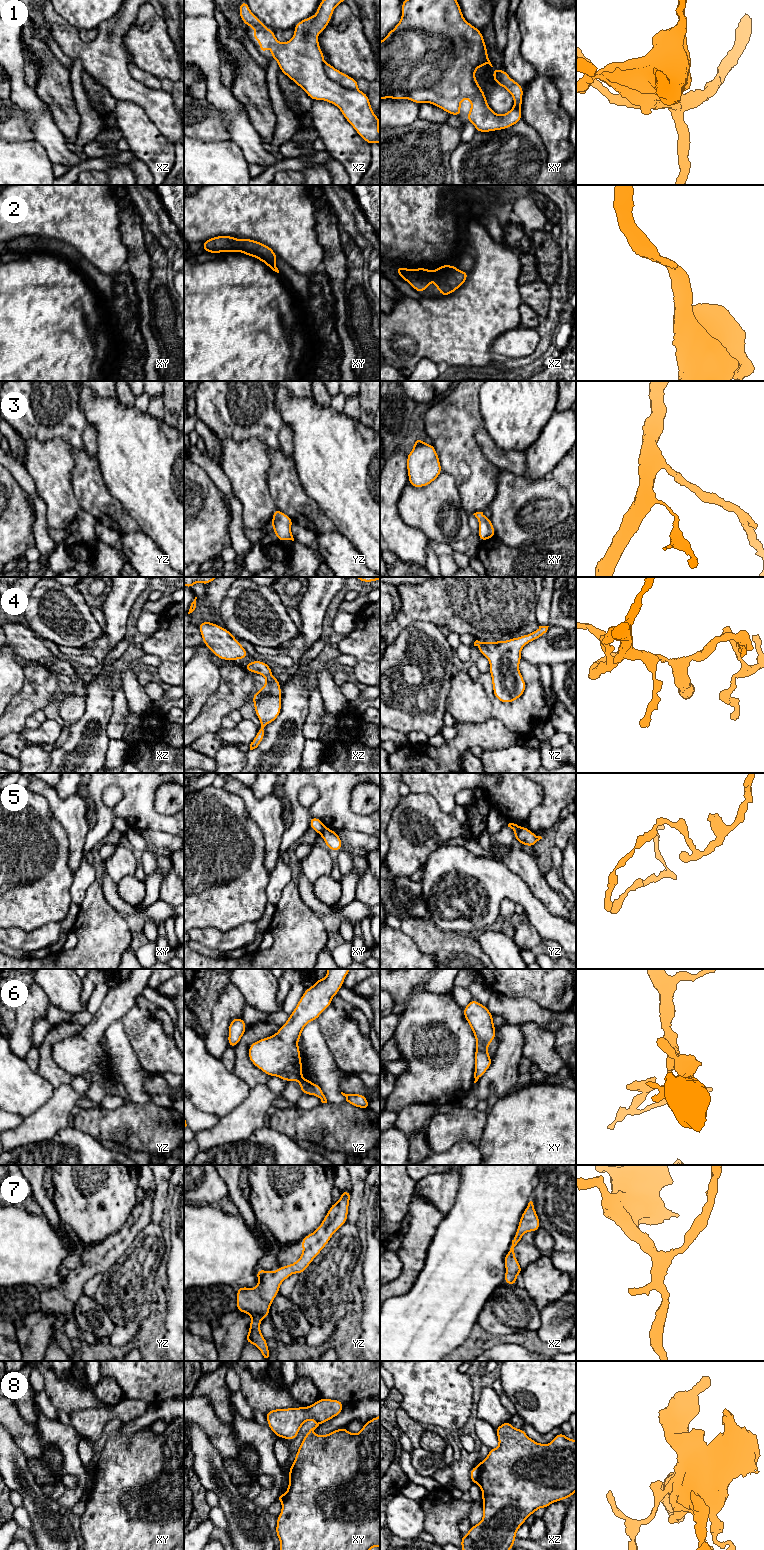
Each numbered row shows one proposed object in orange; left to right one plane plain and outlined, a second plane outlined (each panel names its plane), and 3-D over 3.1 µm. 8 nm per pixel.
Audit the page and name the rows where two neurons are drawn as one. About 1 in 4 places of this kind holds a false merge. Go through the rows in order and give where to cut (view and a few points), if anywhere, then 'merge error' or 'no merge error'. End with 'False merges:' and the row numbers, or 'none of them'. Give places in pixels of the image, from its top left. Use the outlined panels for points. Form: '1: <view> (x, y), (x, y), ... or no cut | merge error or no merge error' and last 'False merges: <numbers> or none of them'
1: no cut | no merge error
2: no cut | no merge error
3: no cut | no merge error
4: no cut | no merge error
5: xy (325, 827), (320, 834) | merge error
6: yz (301, 1077), (298, 1080) | merge error
7: no cut | no merge error
8: xz (479, 1465), (479, 1480), (477, 1482) | merge error
False merges: 5, 6, 8

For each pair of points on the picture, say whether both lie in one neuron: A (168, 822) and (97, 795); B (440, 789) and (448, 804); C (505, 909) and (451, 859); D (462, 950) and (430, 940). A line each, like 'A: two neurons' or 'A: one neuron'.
A: one neuron
B: one neuron
C: two neurons
D: one neuron

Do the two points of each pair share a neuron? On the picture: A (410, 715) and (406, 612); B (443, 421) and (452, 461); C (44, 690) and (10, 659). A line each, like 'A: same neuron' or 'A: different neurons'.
A: different neurons
B: same neuron
C: different neurons

